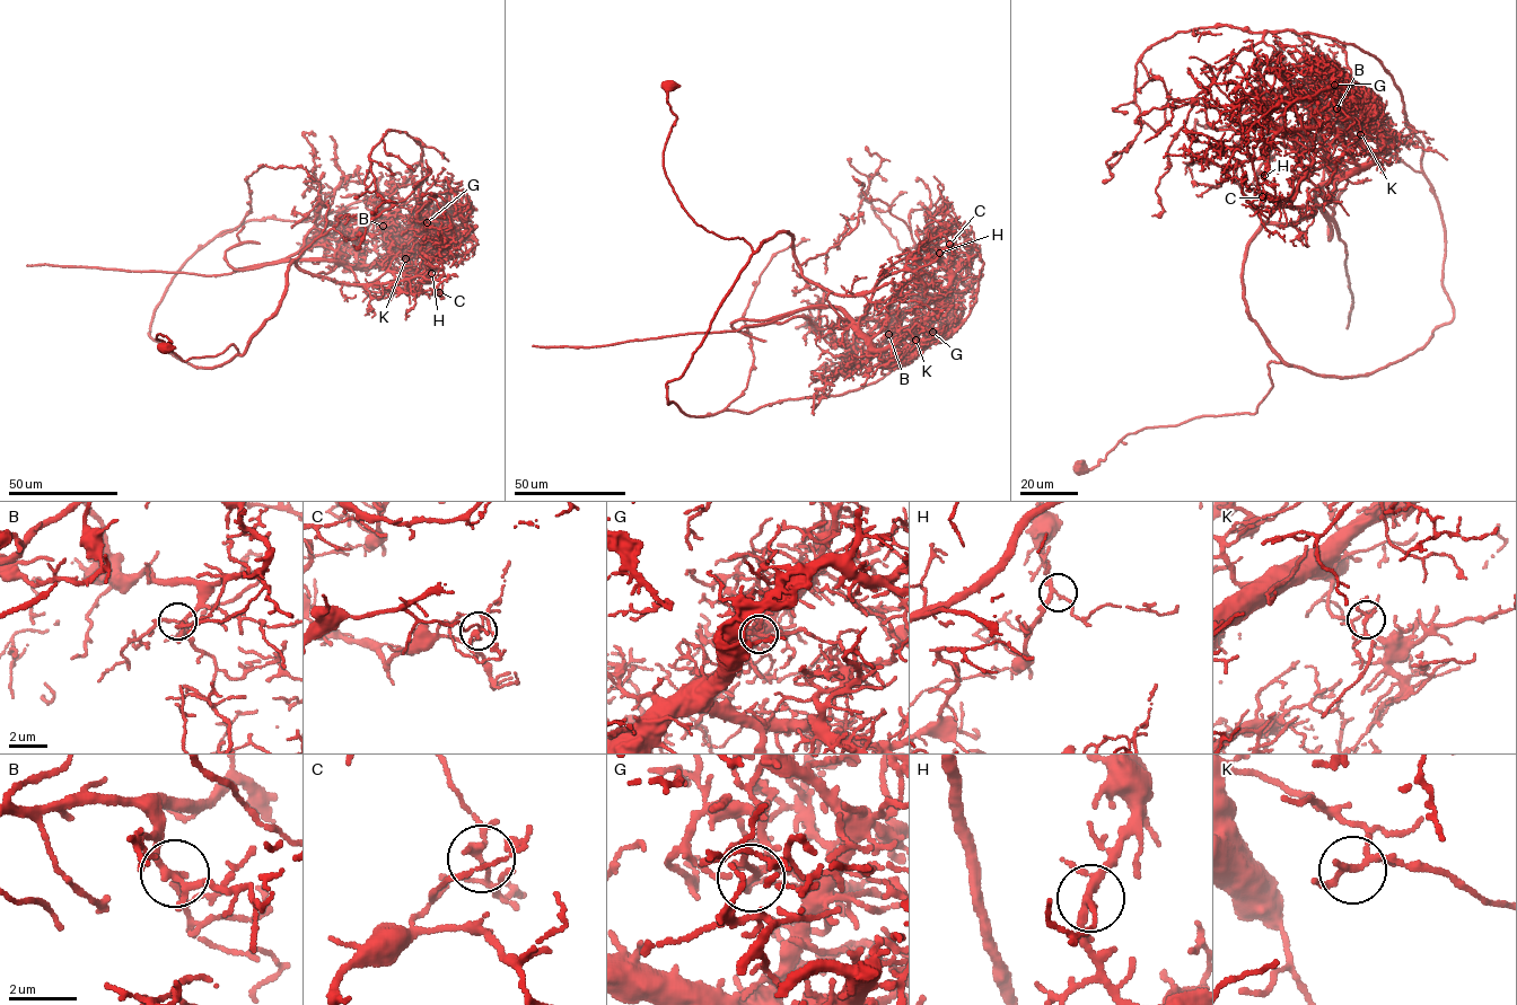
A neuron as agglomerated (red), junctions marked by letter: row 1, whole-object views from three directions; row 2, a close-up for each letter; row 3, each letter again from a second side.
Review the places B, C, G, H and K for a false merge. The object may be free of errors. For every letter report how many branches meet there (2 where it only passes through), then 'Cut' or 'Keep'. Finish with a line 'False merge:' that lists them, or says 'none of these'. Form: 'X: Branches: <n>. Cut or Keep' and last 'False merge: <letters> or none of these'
B: Branches: 4. Keep
C: Branches: 4. Cut
G: Branches: 5. Keep
H: Branches: 4. Keep
K: Branches: 4. Keep
False merge: C

